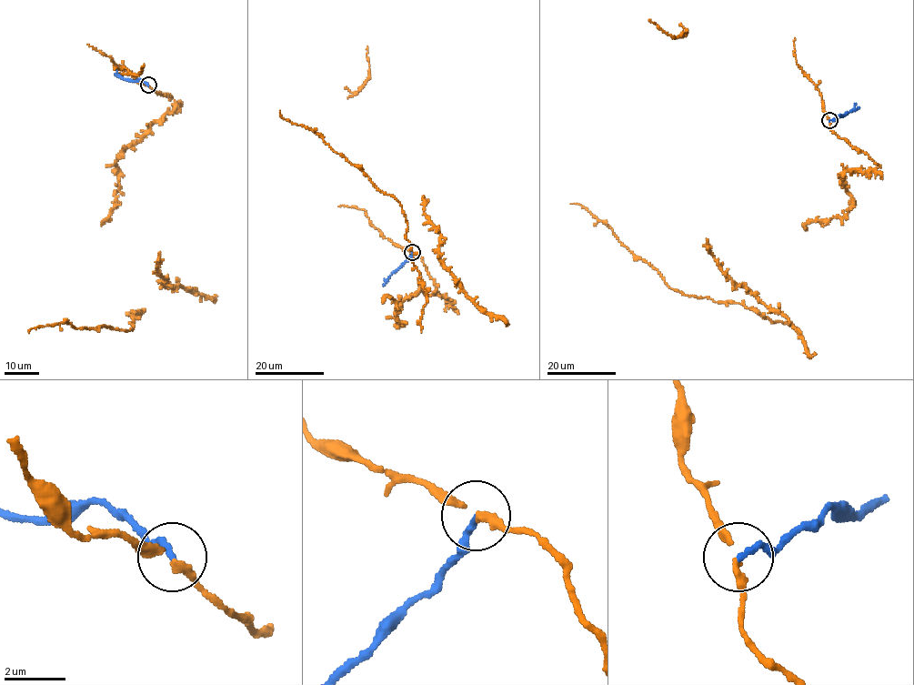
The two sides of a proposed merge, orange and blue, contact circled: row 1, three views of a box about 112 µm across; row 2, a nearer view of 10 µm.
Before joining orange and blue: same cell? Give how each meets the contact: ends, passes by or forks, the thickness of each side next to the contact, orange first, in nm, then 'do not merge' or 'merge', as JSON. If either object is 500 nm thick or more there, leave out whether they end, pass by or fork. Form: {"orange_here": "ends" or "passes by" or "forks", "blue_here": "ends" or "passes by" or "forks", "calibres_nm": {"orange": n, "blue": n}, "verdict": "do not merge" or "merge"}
{"orange_here": "passes by", "blue_here": "ends", "calibres_nm": {"orange": 200, "blue": 220}, "verdict": "do not merge"}

